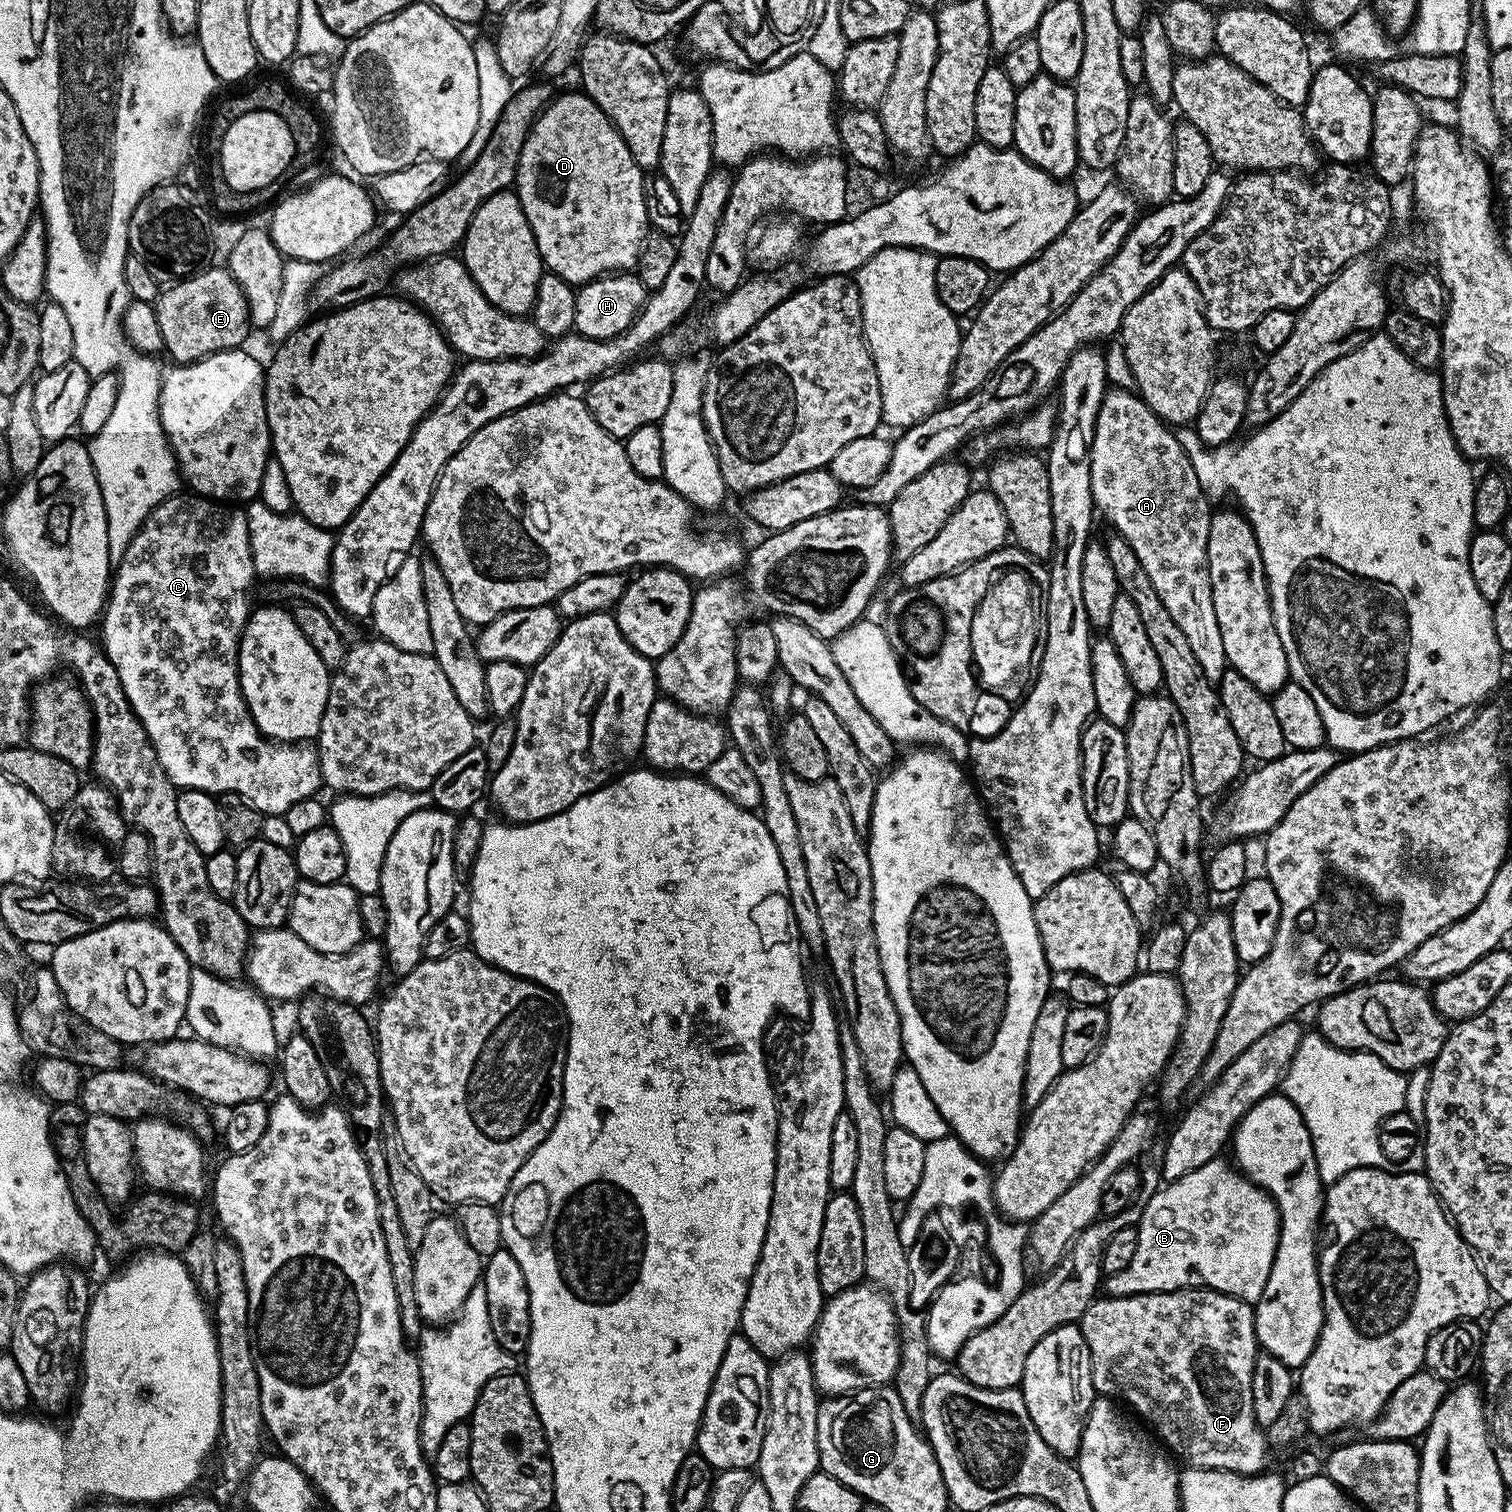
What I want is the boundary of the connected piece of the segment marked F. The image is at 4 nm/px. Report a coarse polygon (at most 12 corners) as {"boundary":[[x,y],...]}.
{"boundary":[[1093,1300],[1092,1384],[1185,1465],[1265,1471],[1253,1305]]}

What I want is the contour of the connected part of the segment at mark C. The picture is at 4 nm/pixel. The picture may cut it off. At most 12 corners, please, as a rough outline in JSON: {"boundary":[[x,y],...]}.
{"boundary":[[177,494],[114,568],[102,647],[177,789],[322,788],[240,692],[239,507]]}

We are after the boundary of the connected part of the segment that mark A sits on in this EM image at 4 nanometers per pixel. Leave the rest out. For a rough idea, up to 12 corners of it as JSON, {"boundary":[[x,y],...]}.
{"boundary":[[1108,390],[1092,502],[1138,554],[1206,678],[1214,508],[1139,395]]}

